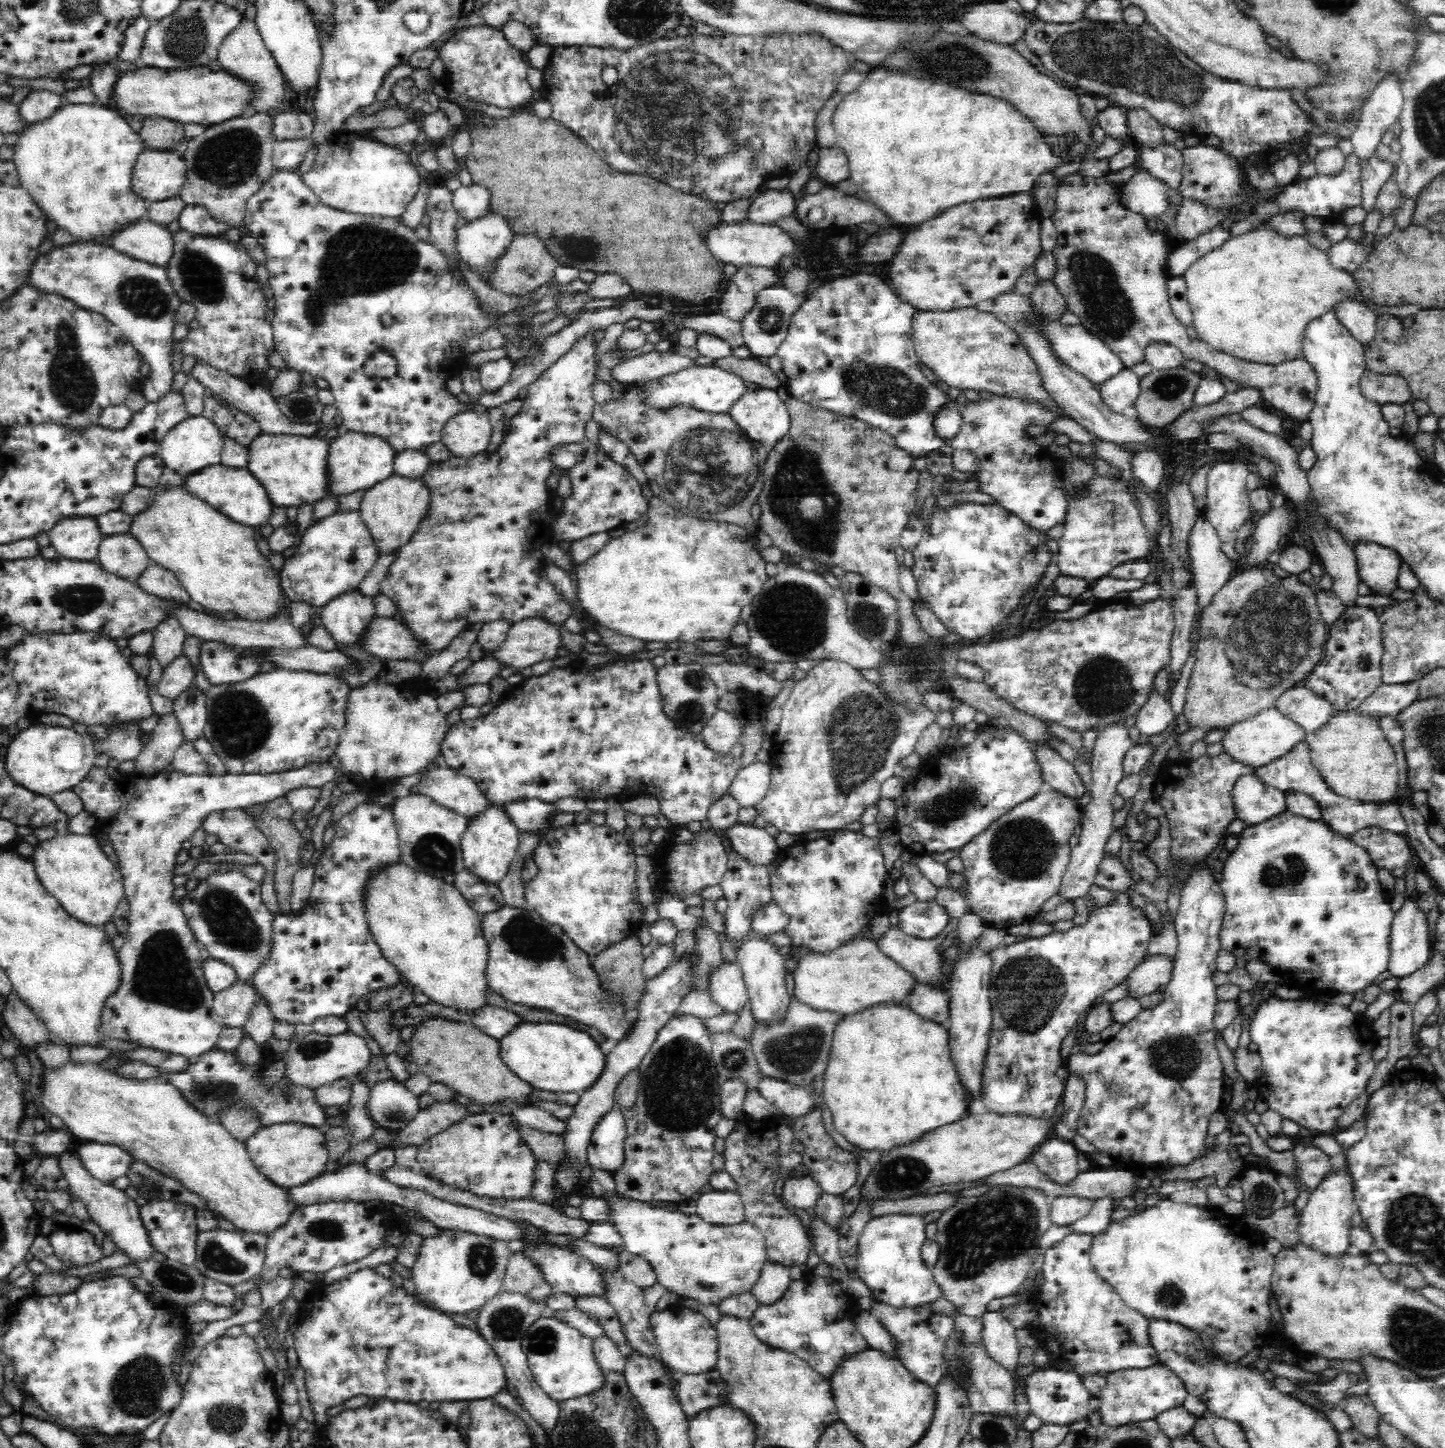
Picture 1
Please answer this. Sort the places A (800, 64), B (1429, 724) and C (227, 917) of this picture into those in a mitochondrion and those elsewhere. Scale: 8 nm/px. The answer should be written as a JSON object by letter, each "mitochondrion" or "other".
{"A":"other","B":"mitochondrion","C":"mitochondrion"}

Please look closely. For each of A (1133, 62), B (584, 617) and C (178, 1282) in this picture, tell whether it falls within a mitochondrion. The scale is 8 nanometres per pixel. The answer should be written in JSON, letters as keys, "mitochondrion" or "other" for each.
{"A":"mitochondrion","B":"other","C":"mitochondrion"}

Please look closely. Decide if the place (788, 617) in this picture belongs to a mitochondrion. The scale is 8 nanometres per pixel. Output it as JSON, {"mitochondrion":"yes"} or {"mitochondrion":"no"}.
{"mitochondrion":"yes"}

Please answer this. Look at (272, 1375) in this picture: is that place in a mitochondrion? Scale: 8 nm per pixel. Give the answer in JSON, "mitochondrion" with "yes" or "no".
{"mitochondrion":"no"}

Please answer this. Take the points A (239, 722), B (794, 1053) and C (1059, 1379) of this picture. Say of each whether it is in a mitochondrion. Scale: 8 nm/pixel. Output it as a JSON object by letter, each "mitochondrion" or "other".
{"A":"mitochondrion","B":"mitochondrion","C":"other"}

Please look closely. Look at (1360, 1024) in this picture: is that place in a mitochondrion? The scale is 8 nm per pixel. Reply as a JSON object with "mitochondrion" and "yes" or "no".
{"mitochondrion":"no"}

